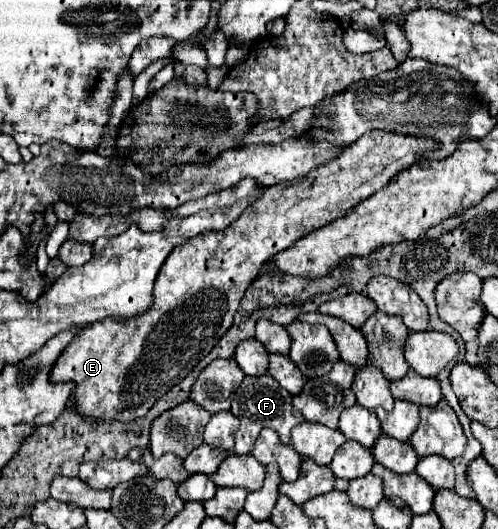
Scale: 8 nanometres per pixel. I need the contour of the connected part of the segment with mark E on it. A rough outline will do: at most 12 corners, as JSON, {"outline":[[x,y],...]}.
{"outline":[[362,135],[178,245],[146,315],[50,373],[88,419],[144,417],[228,331],[266,261],[440,143]]}

